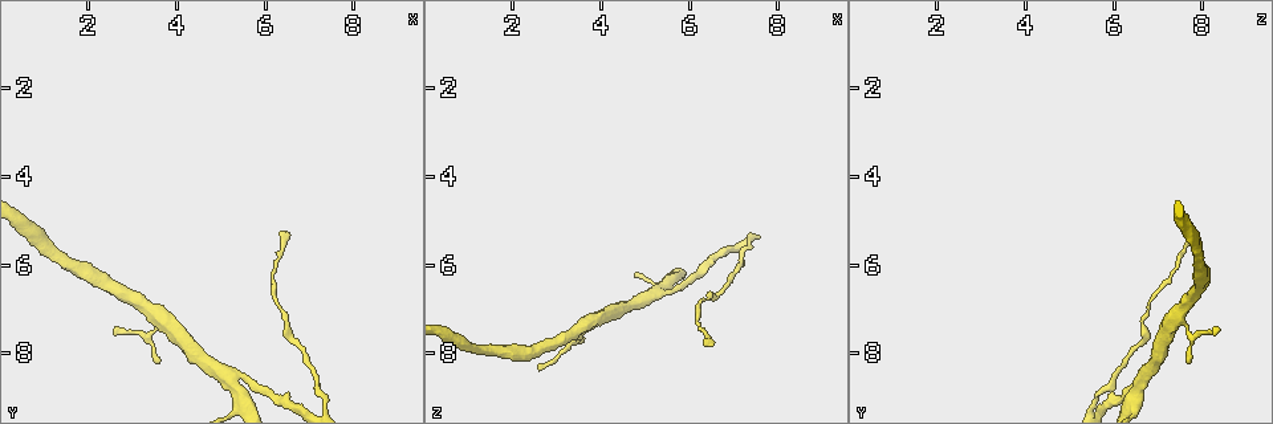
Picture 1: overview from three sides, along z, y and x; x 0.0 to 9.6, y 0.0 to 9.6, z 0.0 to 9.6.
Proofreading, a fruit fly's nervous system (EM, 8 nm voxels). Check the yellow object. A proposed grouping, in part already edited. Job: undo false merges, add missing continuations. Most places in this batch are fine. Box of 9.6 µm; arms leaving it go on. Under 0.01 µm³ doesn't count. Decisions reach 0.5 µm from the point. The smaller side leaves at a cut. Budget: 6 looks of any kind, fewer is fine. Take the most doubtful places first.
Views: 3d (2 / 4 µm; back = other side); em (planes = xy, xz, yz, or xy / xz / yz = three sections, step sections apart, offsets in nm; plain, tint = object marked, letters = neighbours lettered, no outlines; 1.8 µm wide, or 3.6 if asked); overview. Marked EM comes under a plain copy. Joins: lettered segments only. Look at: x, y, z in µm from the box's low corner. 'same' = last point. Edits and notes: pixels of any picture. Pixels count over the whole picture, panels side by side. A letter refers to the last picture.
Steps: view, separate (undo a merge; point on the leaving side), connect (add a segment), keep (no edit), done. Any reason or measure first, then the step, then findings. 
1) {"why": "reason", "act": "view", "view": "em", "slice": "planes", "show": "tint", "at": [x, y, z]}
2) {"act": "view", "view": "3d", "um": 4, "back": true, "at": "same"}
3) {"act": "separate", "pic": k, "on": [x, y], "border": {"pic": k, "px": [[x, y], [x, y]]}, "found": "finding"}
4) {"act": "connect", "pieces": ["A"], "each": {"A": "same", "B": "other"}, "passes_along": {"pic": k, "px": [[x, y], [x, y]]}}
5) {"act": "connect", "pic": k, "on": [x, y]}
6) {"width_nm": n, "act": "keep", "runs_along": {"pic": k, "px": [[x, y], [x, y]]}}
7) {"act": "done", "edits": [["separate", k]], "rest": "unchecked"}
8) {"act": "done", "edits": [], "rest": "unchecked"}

{"why": "four arms meet", "act": "view", "view": "em", "slice": "planes", "show": "letters", "at": [5.30, 8.55, 6.60]}

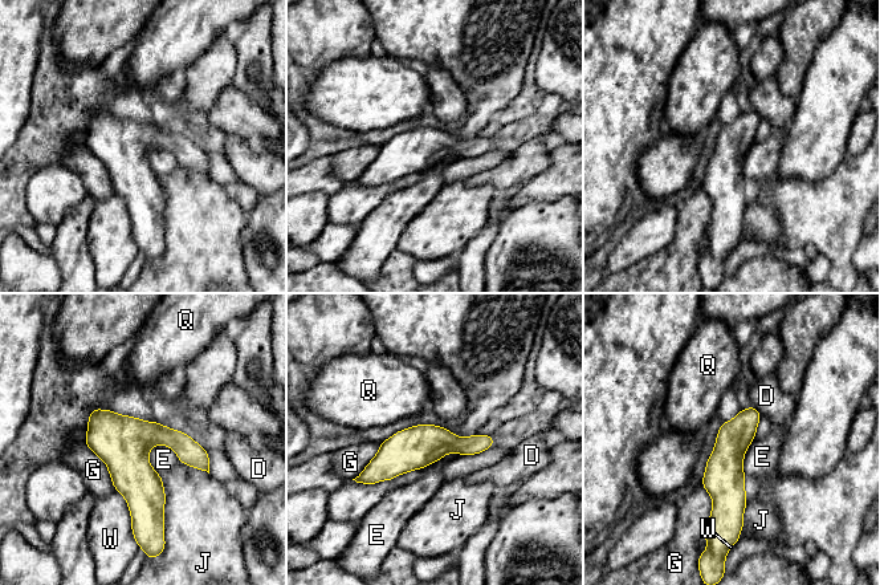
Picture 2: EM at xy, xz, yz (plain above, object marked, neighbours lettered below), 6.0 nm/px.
{"longest_contact_nm": ["J", 340], "act": "keep", "each": {"D": "other", "E": "other", "G": "other", "J": "other", "Q": "other", "W": "other"}, "found": "continuous, no second neuron"}

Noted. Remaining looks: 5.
{"why": "tapers out", "act": "view", "view": "3d", "um": 2, "at": [6.45, 5.25, 7.80]}

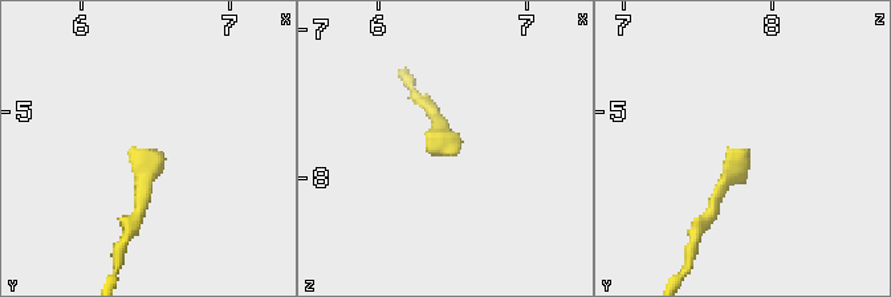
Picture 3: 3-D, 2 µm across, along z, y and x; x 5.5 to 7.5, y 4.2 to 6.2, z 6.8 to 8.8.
{"why": "need the tissue", "act": "view", "view": "em", "slice": "planes", "show": "tint", "at": [6.50, 5.26, 7.84]}

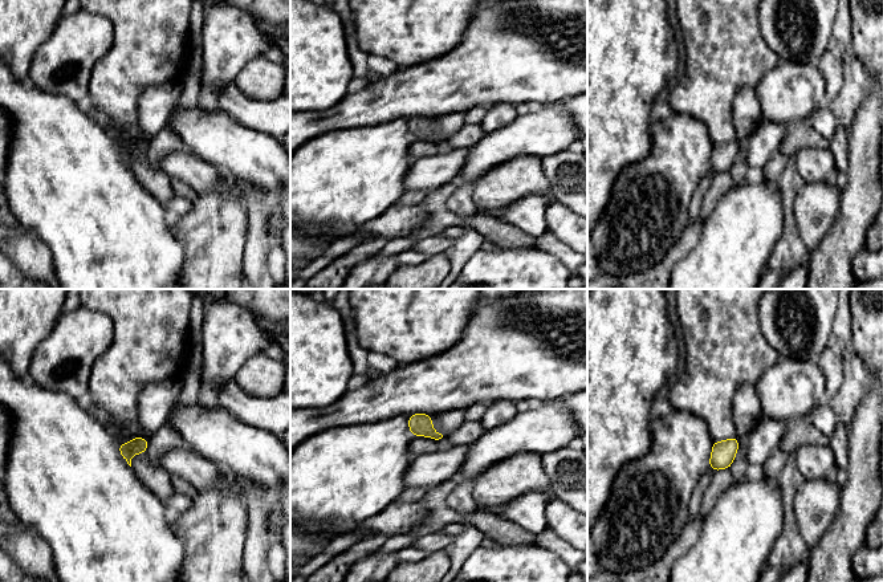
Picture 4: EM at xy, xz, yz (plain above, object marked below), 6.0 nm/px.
{"act": "view", "view": "em", "slice": "planes", "show": "letters", "at": "same"}

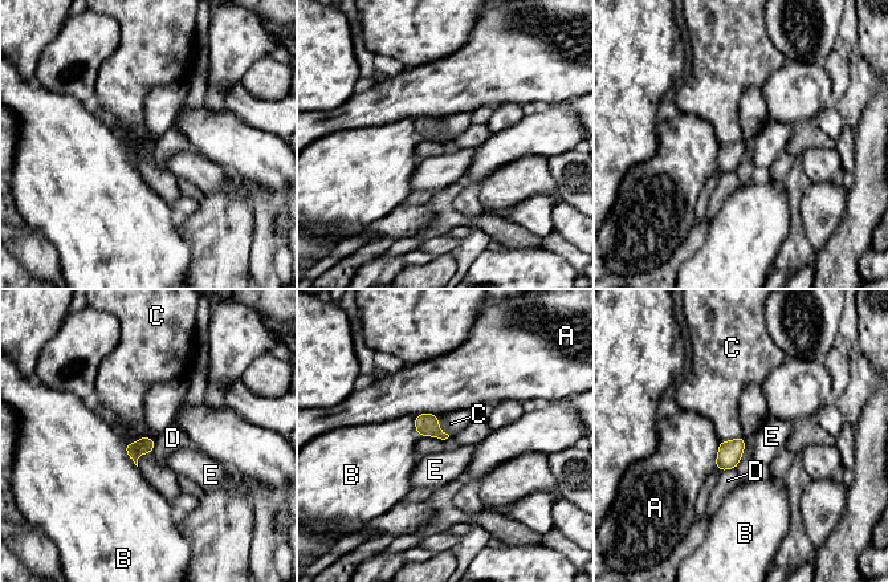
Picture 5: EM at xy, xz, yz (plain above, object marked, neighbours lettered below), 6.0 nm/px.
{"width_nm": 100, "act": "keep", "each": {"A": "other", "B": "other", "C": "other", "D": "other", "E": "other"}, "border": {"pic": 5, "px": [[439, 415], [438, 424], [449, 436]]}, "found": "none of them fits"}

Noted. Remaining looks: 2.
{"why": "sharp bend", "act": "view", "view": "em", "slice": "xy", "step": 4, "show": "tint", "at": [7.45, 9.20, 5.50]}

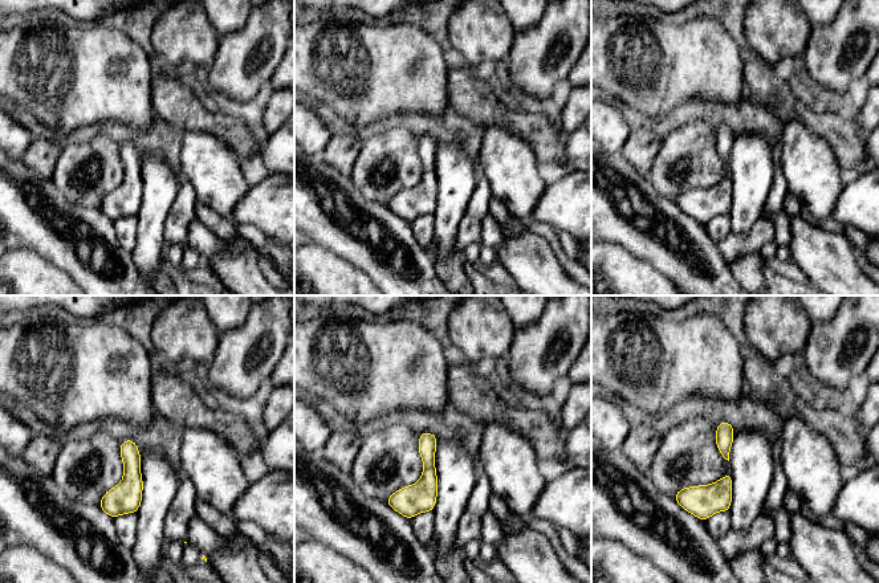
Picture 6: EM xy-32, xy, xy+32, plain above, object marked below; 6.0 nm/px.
{"act": "view", "view": "em", "slice": "planes", "show": "letters", "at": "same"}

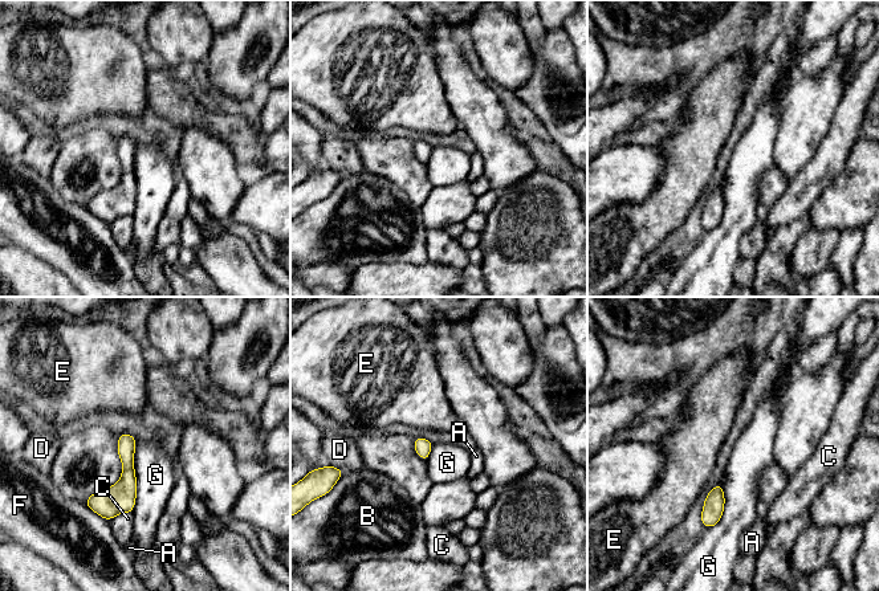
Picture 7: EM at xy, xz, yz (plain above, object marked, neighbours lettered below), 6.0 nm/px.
{"width_nm": 100, "act": "keep", "each": {"A": "other", "B": "other", "C": "other", "D": "other", "E": "other", "F": "other", "G": "other"}, "border": {"pic": 7, "px": [[137, 444], [135, 504], [131, 512]]}, "found": "all the same neuron"}

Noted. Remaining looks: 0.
{"act": "done", "edits": [], "rest": "unchecked"}

